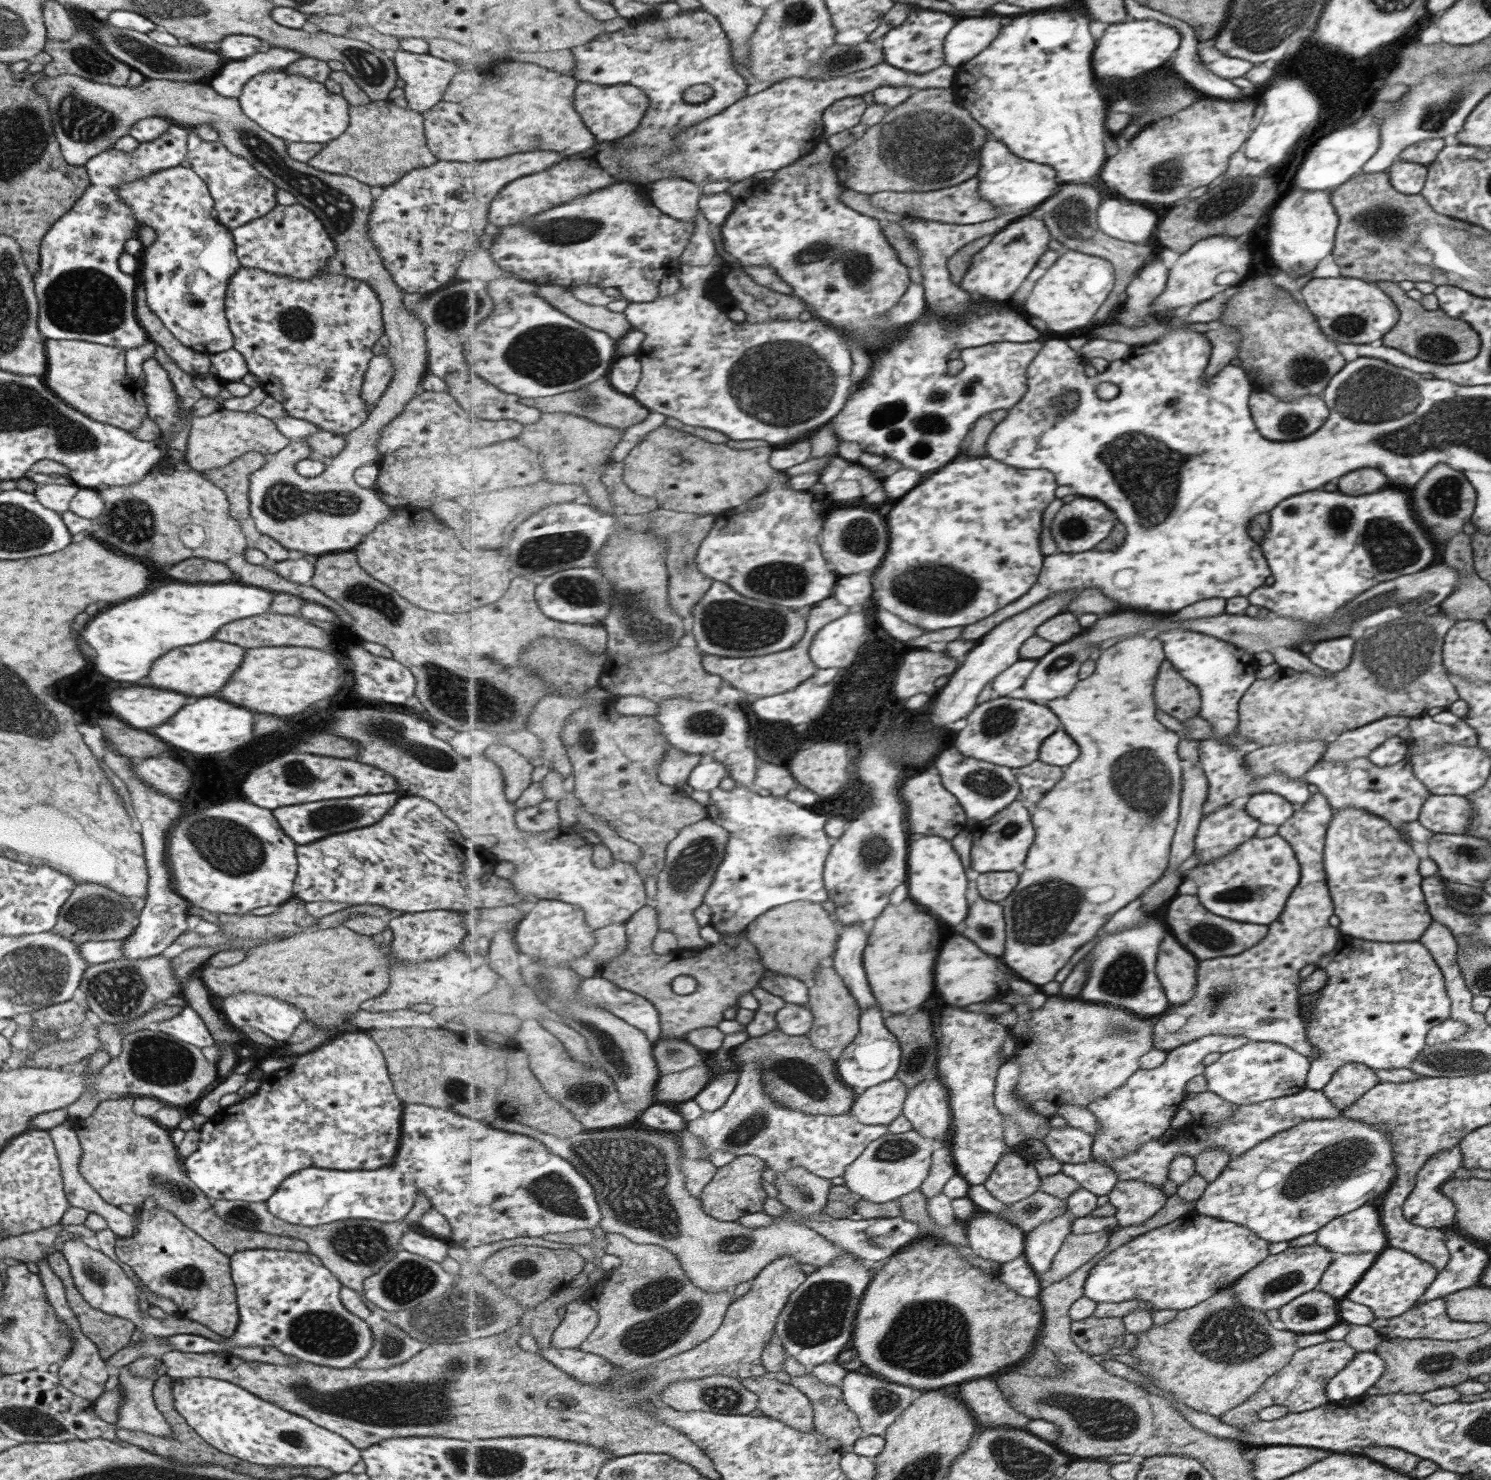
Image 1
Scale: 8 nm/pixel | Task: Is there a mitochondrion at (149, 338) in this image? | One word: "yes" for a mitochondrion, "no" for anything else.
no

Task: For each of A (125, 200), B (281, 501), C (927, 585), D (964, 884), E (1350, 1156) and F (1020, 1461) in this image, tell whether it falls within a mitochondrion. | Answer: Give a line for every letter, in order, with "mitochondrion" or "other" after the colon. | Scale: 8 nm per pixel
A: other
B: mitochondrion
C: mitochondrion
D: other
E: mitochondrion
F: mitochondrion

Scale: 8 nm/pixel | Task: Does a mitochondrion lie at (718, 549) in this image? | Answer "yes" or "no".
no

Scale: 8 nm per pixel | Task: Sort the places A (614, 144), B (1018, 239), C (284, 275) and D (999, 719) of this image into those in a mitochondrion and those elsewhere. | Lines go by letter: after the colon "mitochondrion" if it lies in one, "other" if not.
A: other
B: mitochondrion
C: other
D: mitochondrion

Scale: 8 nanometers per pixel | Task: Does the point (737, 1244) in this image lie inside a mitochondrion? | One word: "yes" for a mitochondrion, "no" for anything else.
yes

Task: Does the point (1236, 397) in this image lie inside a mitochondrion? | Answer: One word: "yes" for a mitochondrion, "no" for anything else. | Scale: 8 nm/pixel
no

